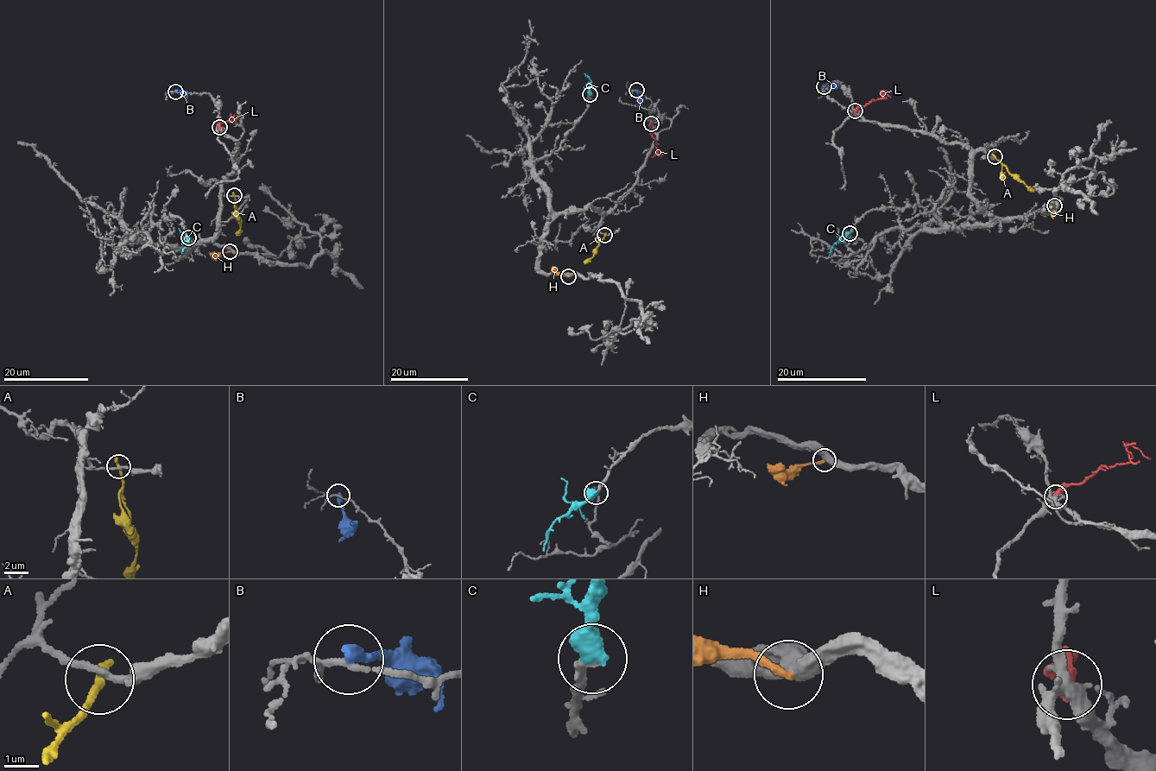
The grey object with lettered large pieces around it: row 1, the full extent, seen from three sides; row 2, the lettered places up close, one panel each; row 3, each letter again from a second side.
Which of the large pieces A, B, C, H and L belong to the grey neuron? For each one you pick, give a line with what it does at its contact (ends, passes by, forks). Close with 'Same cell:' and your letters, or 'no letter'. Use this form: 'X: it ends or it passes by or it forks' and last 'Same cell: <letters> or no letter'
C: it ends
Same cell: C

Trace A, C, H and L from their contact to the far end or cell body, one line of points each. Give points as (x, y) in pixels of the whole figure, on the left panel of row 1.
A: (234, 195), (241, 223), (237, 236)
C: (188, 236), (188, 244), (183, 254)
H: (230, 251), (216, 255), (209, 252)
L: (218, 127), (218, 123), (232, 122), (234, 117), (230, 115), (227, 120)

